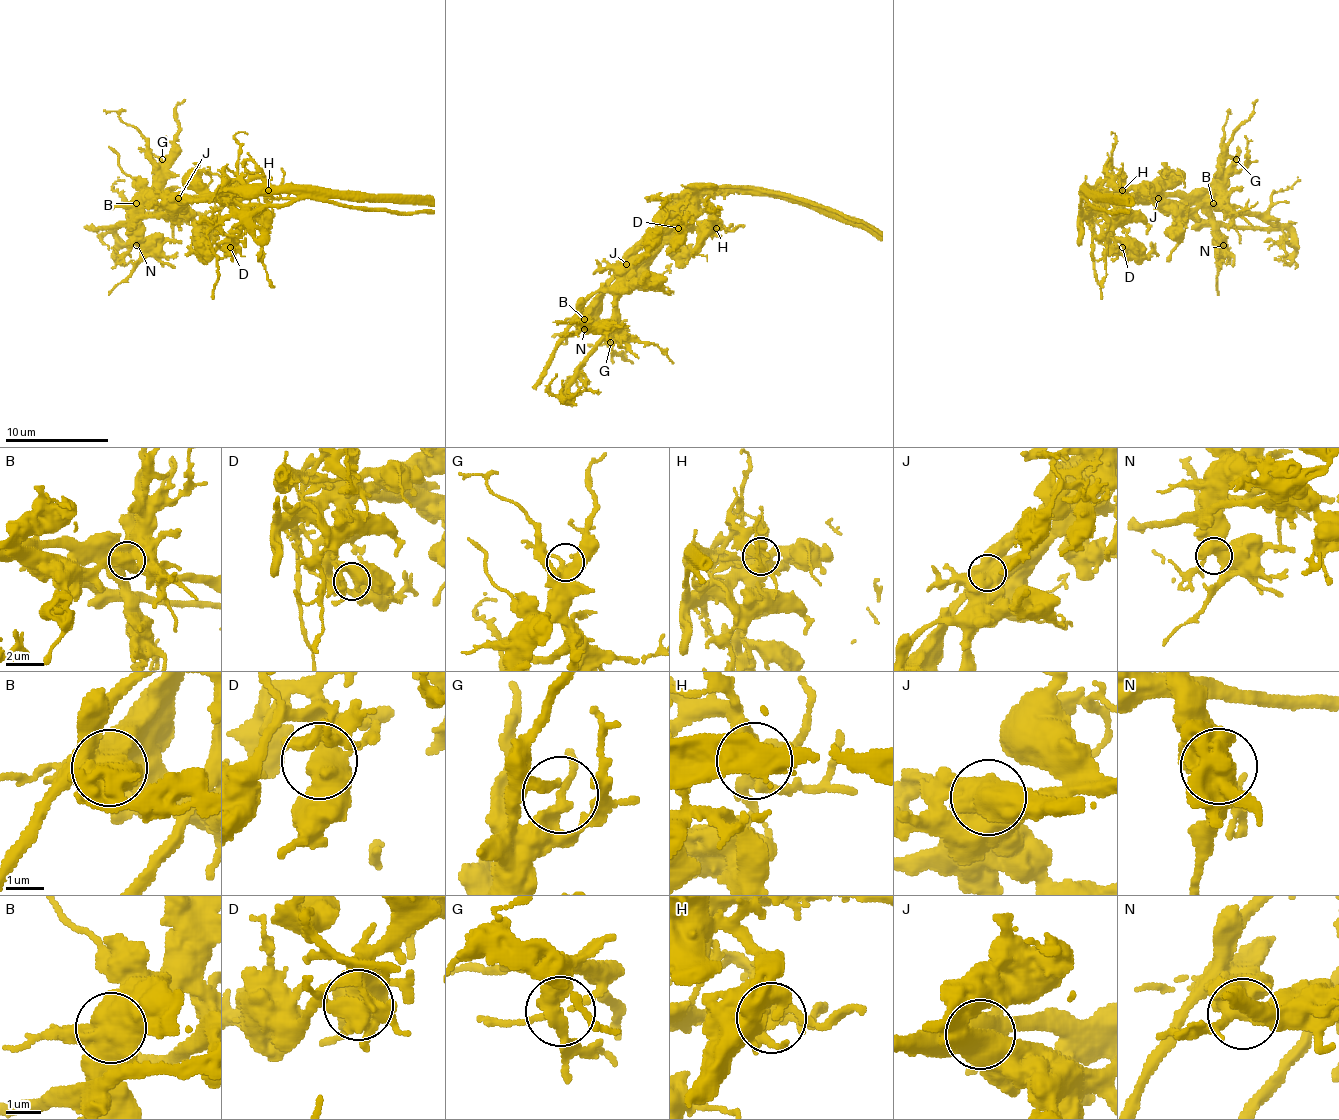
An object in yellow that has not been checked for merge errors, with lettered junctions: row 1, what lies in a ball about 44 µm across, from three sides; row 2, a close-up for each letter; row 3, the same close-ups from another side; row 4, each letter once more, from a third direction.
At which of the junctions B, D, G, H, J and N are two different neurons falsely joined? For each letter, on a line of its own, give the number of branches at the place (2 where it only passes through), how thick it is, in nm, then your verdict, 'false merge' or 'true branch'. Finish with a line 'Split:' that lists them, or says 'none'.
B: 2 | 650 nm | true branch
D: 4 | 440 nm | true branch
G: 2 | 320 nm | true branch
H: 4 | 360 nm | true branch
J: 2 | 800 nm | false merge
N: 4 | 500 nm | true branch
Split: J

